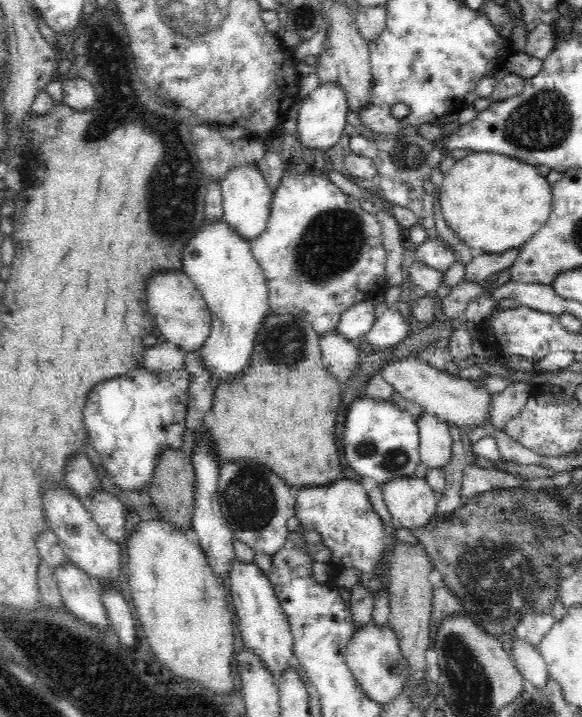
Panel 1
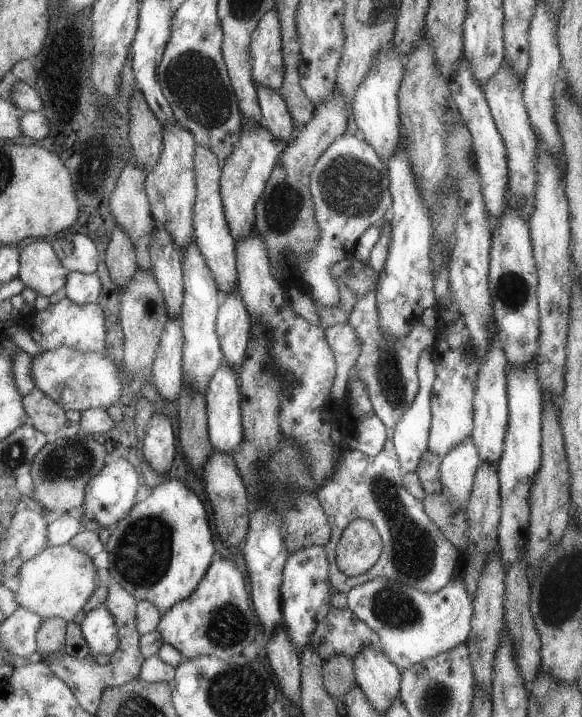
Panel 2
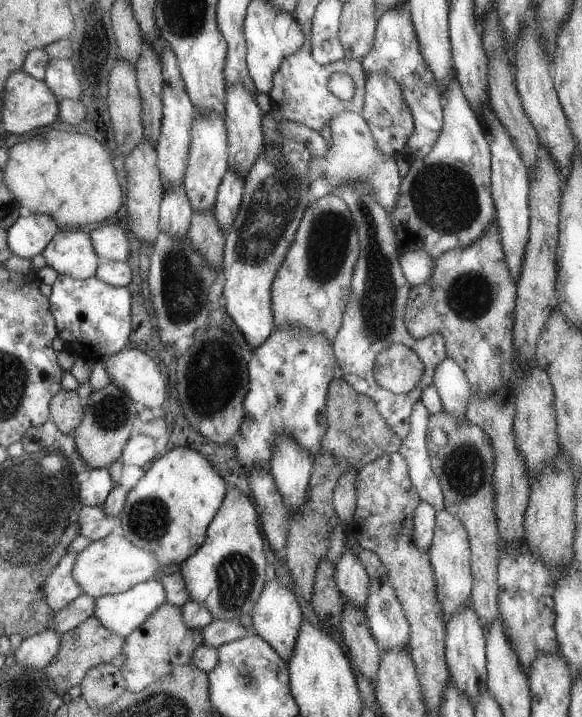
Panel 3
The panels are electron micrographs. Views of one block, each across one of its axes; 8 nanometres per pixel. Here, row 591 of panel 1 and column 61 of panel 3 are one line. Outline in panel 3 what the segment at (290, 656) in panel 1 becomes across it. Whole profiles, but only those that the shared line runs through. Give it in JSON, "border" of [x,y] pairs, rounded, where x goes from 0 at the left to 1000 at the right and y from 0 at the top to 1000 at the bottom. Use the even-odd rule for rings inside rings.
{"border":[[[101,321],[74,346],[74,357],[98,382],[112,382],[129,391],[160,388],[174,368],[156,326],[139,321]]]}

